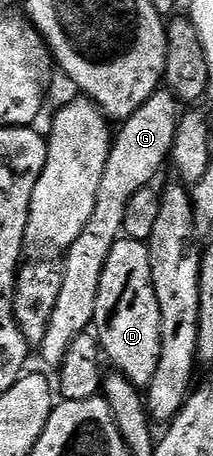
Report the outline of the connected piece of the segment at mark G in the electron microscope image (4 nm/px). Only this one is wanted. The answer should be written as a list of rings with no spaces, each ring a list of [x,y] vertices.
[[[162,87],[139,107],[126,121],[120,122],[118,131],[112,138],[107,155],[107,167],[103,167],[103,179],[99,183],[99,195],[95,199],[95,211],[91,211],[91,219],[87,219],[87,227],[83,227],[83,235],[71,243],[71,247],[64,250],[65,265],[61,269],[61,286],[59,287],[59,299],[55,302],[55,310],[48,320],[47,333],[43,343],[39,346],[42,359],[53,369],[60,368],[66,357],[67,347],[78,337],[86,332],[92,324],[95,299],[99,295],[99,279],[103,275],[103,263],[107,263],[107,255],[111,255],[111,247],[123,236],[123,215],[127,215],[127,203],[131,203],[131,195],[135,191],[150,188],[153,180],[161,173],[165,161],[170,160],[173,152],[173,141],[177,138],[177,126],[179,124],[179,102],[168,89]]]

